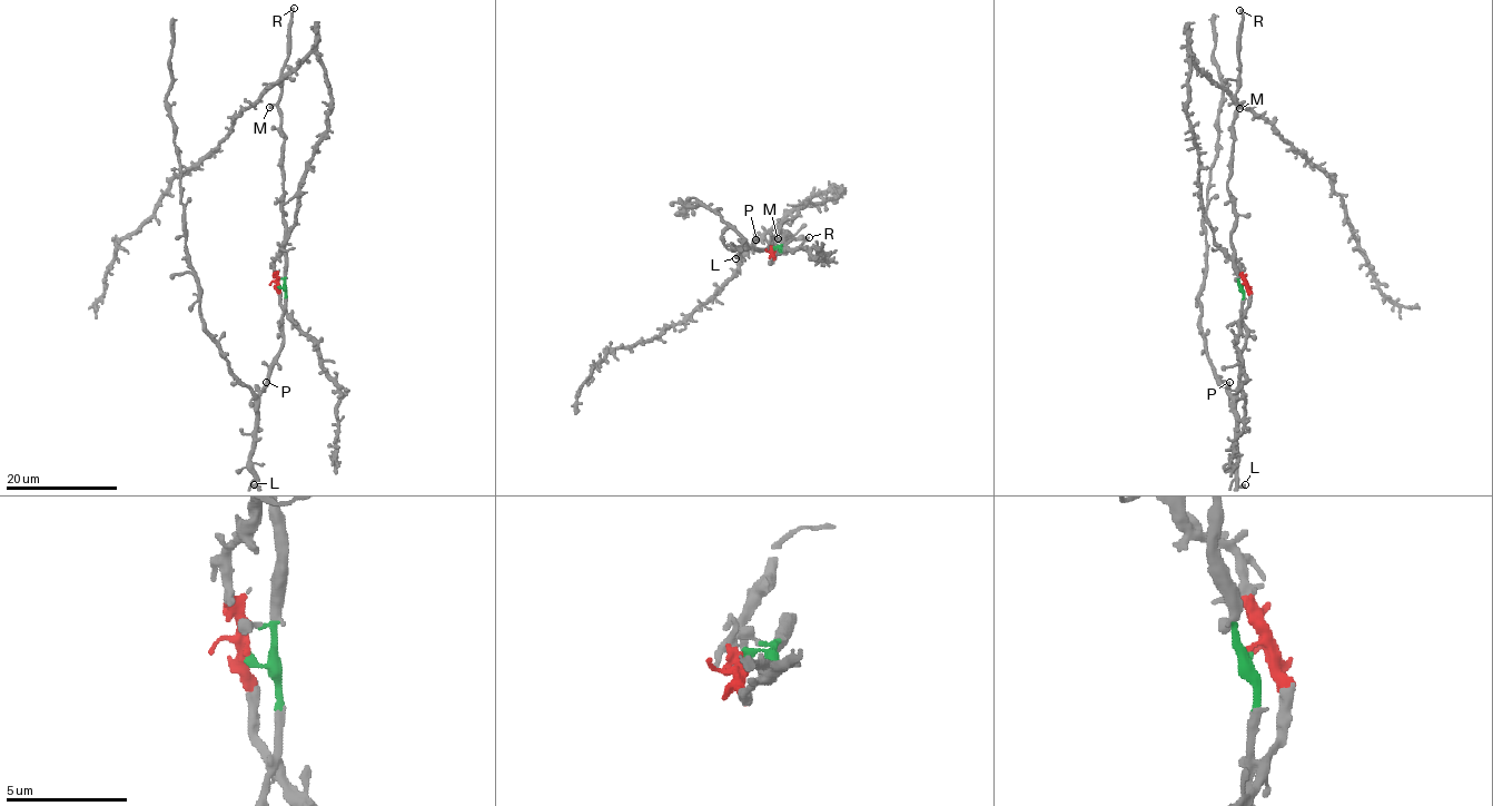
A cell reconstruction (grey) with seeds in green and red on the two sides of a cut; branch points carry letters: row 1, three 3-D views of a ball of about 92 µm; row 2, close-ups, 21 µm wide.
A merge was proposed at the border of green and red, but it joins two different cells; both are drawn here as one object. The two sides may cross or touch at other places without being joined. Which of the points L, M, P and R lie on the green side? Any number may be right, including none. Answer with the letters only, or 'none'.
L, M, P, R

